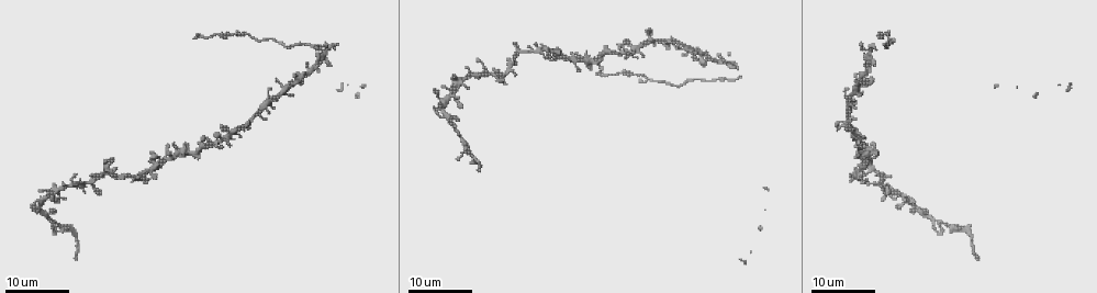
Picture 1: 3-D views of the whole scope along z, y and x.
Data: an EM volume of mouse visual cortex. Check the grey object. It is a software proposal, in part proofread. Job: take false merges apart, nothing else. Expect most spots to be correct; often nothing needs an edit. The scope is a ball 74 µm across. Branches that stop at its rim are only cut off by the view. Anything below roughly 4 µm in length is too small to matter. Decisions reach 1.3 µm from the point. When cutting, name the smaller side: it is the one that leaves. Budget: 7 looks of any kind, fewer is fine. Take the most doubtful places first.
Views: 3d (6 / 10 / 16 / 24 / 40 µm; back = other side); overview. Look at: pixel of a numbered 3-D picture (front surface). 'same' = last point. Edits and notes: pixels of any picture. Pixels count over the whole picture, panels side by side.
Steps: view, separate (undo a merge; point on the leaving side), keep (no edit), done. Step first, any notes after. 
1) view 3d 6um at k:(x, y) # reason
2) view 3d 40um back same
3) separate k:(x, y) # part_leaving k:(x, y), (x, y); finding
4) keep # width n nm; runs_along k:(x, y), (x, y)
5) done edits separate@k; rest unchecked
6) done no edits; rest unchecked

view 3d 16um at 1:(648, 81) # three-way junction

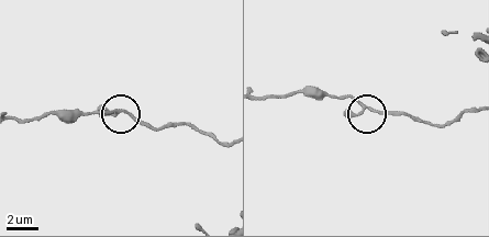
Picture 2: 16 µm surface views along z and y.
view 3d 10um at 2:(366, 109)

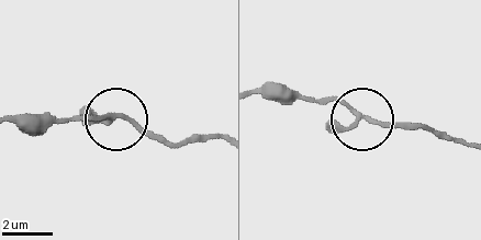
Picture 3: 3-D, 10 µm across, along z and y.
keep # width 150 nm; runs_along 3:(220, 138), (169, 143), (119, 117), (45, 117); all the same cell

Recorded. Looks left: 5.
view 3d 24um at 1:(216, 34) # calibre changes

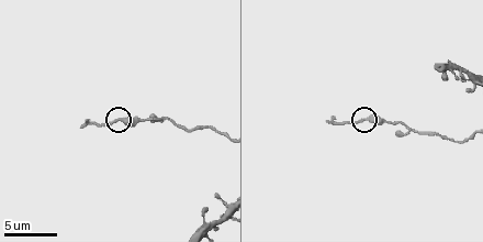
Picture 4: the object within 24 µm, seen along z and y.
view 3d 10um at 4:(118, 118) # zoom in

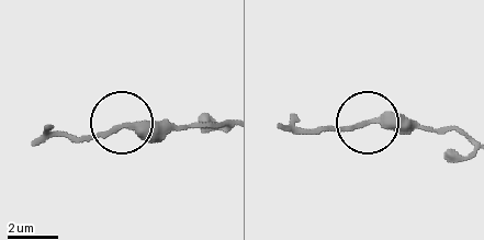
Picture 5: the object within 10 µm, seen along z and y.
keep # runs_along 5:(471, 141), (446, 128), (370, 123), (291, 128); all the same cell

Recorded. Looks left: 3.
view 3d 24um at 1:(849, 125) # thin arm on a thick one

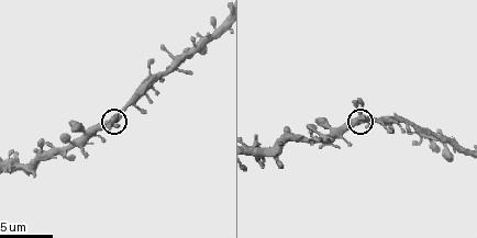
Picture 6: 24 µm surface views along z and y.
view 3d 6um at 6:(361, 121)

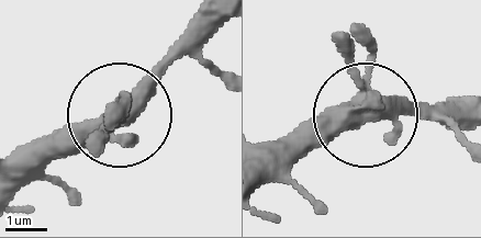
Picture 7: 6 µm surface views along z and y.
keep # arms 5; continuous, no second cell

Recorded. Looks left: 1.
done no edits; rest unchecked

